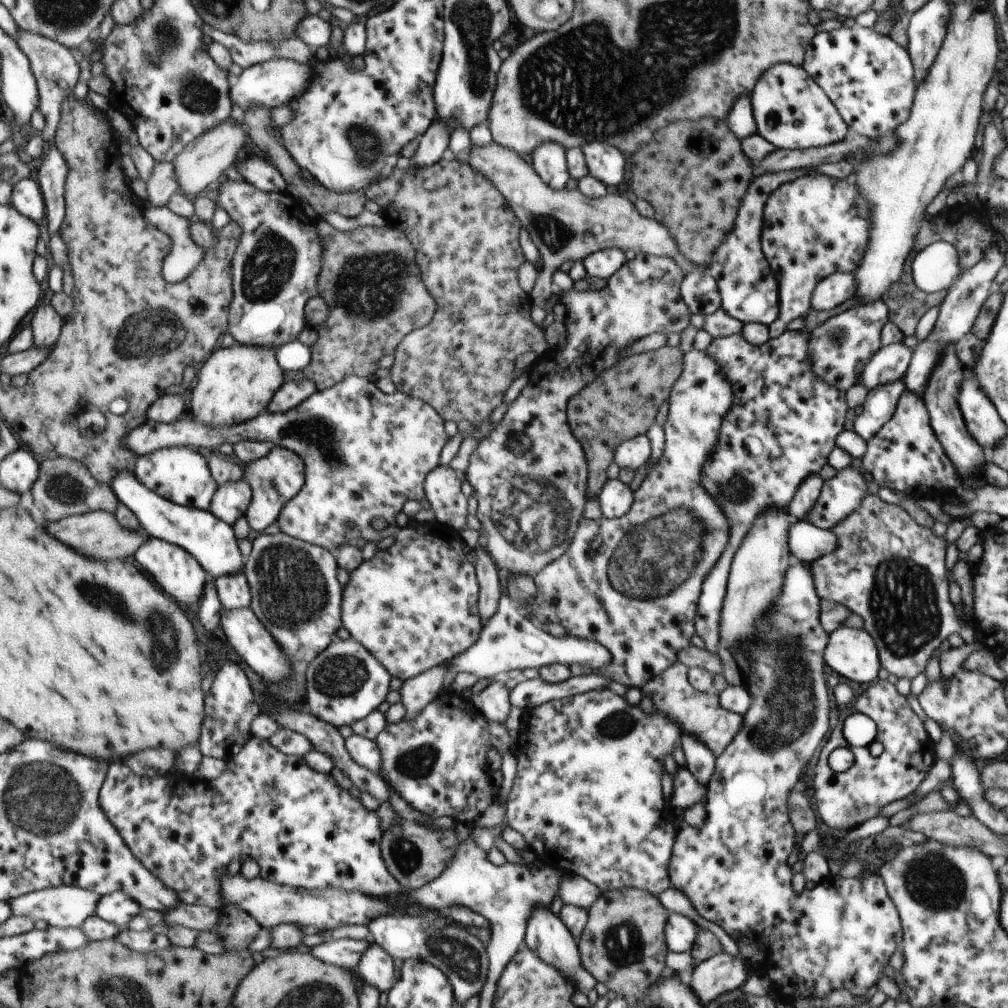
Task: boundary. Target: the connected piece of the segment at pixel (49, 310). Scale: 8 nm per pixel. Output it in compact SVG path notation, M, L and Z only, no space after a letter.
M50 303L41 304L30 322L34 330L35 345L51 347L53 350L62 335L65 319Z

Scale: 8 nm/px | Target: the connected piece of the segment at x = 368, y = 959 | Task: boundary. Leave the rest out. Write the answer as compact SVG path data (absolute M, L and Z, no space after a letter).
M370 942L359 959L358 976L363 984L377 987L381 993L388 992L395 982L392 956L378 944Z

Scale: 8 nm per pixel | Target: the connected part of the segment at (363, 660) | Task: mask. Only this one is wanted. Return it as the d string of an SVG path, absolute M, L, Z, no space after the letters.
M336 639L308 668L306 704L309 705L312 715L337 728L351 726L359 719L365 719L385 700L385 690L389 690L387 686L389 680L392 680L389 675L389 670L380 661L375 660L358 640Z

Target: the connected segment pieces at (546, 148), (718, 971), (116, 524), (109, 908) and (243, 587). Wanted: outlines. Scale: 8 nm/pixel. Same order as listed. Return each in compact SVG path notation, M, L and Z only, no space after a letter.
M549 142L539 143L530 152L533 169L544 183L552 189L563 189L567 184L567 171L565 168L566 154L560 144Z
M721 952L695 965L686 979L705 1006L733 990L739 990L745 982L745 971L739 958Z
M93 511L82 515L73 515L62 521L51 523L49 532L53 536L59 536L59 540L67 540L67 544L85 553L88 558L95 560L114 561L135 556L136 552L151 538L141 529L127 528L119 520L116 513L107 511Z
M117 891L100 899L96 914L120 928L127 928L143 909L139 902L125 891Z
M245 568L243 571L220 576L215 583L223 608L233 610L252 606L254 596Z

